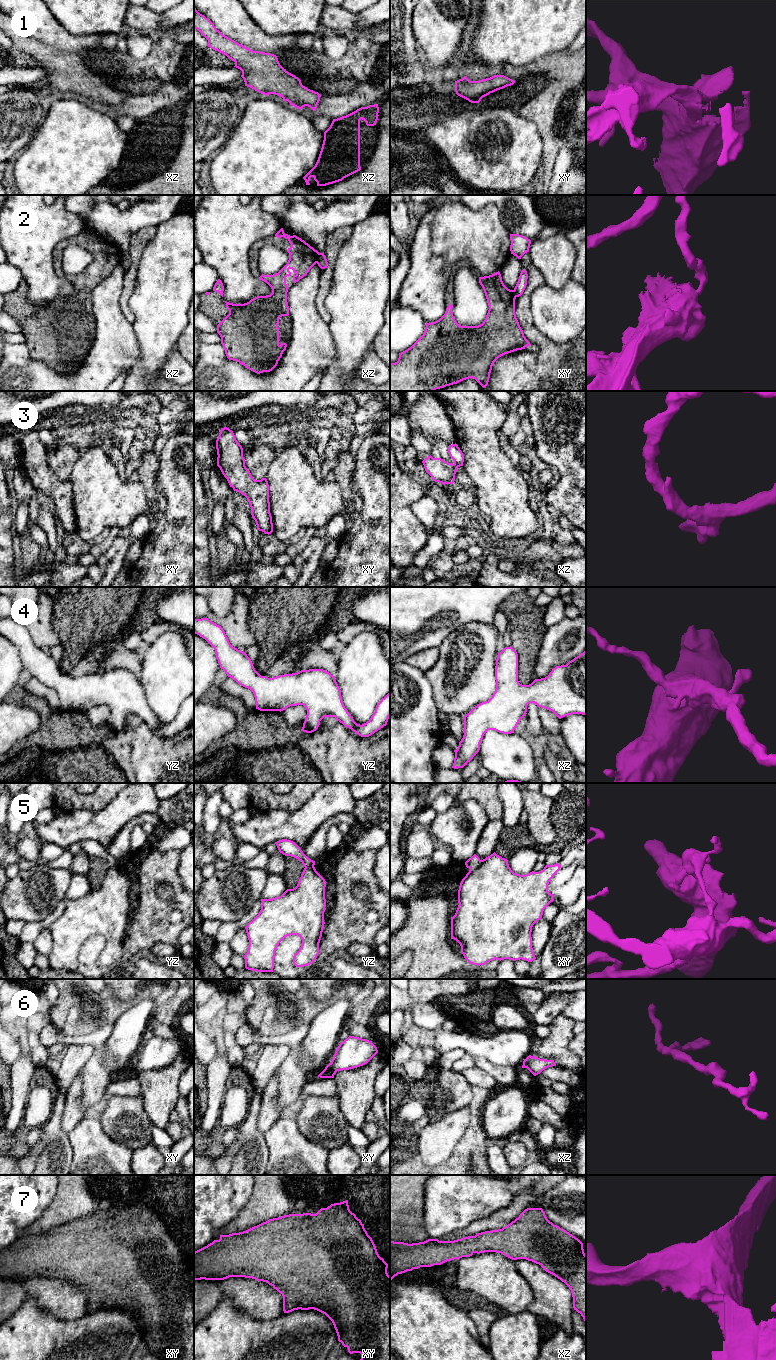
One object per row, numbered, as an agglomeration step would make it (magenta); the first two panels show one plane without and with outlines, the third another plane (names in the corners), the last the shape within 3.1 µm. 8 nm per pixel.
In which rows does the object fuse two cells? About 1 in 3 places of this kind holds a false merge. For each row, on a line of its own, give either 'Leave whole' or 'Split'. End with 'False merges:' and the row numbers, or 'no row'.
1: Leave whole
2: Split
3: Leave whole
4: Leave whole
5: Split
6: Leave whole
7: Leave whole
False merges: 2, 5

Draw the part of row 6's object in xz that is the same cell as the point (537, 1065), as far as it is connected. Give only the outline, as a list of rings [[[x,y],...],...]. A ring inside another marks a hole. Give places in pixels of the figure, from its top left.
[[[529,1055],[524,1061],[522,1068],[527,1068],[534,1076],[540,1074],[548,1067],[556,1066],[553,1060],[540,1059]]]

